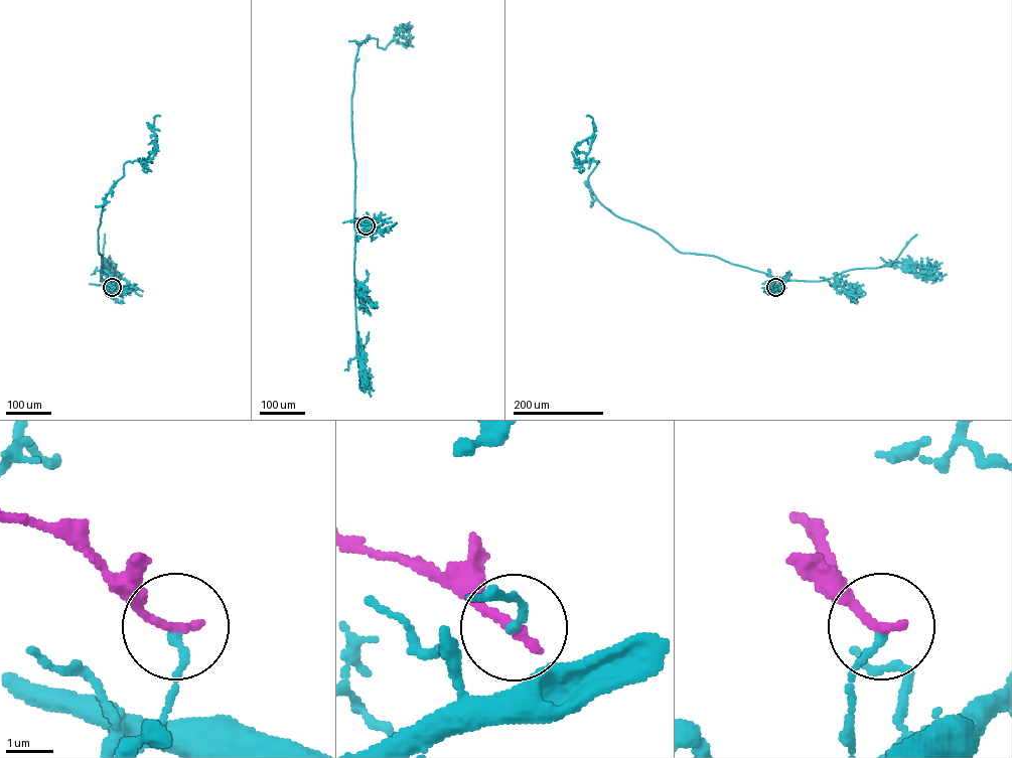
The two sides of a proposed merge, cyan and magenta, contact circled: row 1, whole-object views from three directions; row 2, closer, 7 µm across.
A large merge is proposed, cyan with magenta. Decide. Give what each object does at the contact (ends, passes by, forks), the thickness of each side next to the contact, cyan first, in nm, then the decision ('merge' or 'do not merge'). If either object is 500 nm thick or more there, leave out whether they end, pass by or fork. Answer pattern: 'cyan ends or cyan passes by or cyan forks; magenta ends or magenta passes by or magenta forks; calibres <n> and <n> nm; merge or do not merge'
cyan ends; magenta ends; calibres 160 and 240 nm; do not merge

